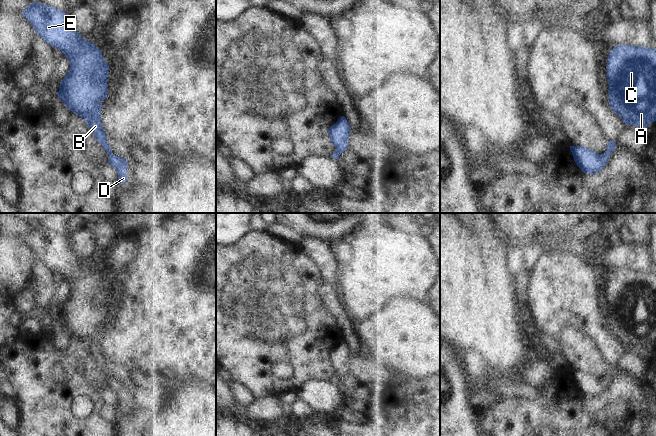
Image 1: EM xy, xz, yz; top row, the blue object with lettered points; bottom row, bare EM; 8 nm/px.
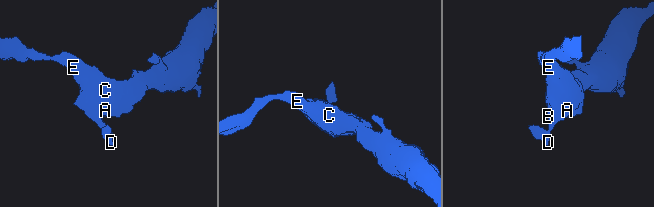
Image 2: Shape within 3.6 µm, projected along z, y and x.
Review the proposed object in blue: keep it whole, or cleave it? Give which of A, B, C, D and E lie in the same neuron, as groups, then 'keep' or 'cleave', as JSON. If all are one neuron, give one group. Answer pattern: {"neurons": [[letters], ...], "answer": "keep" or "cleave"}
{"neurons": [["A", "B", "C", "D", "E"]], "answer": "keep"}

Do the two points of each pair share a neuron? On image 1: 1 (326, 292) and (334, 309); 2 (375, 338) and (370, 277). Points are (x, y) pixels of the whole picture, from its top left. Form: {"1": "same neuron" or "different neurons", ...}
{"1": "same neuron", "2": "different neurons"}

